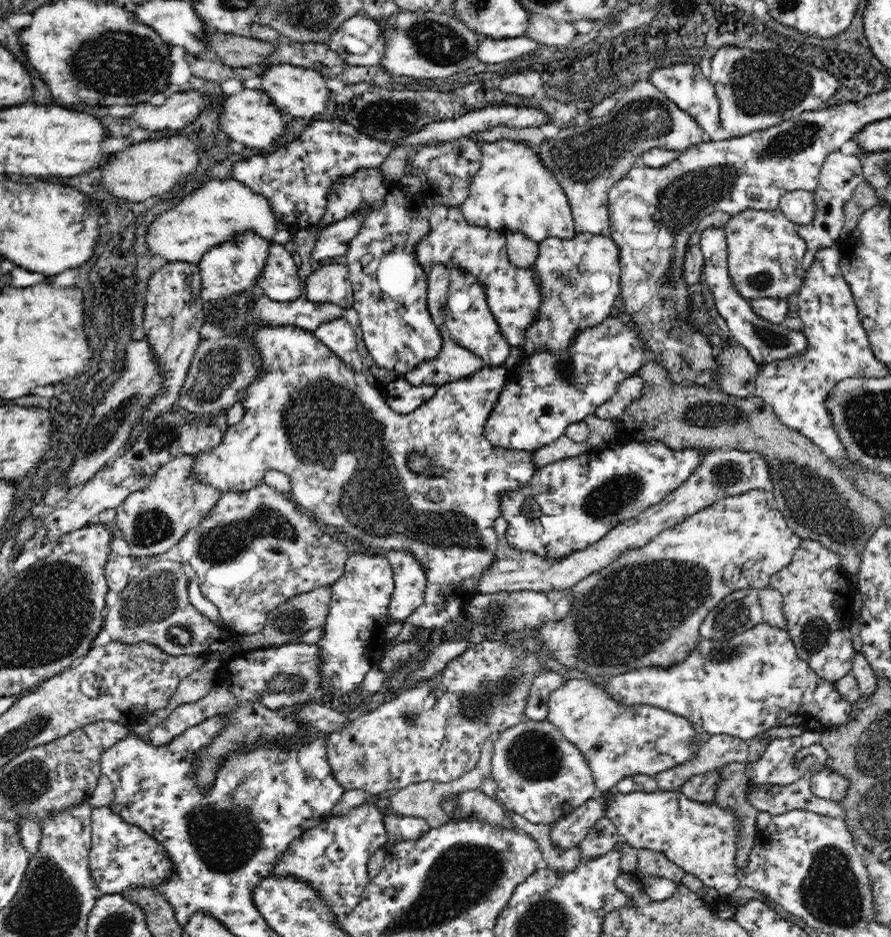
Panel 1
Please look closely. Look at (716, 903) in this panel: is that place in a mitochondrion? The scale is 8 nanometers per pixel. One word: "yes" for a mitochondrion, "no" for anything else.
no

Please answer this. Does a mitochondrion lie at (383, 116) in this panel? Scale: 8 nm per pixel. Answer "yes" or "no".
yes

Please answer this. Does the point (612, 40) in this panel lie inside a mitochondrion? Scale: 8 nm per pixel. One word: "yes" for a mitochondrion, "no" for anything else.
no

